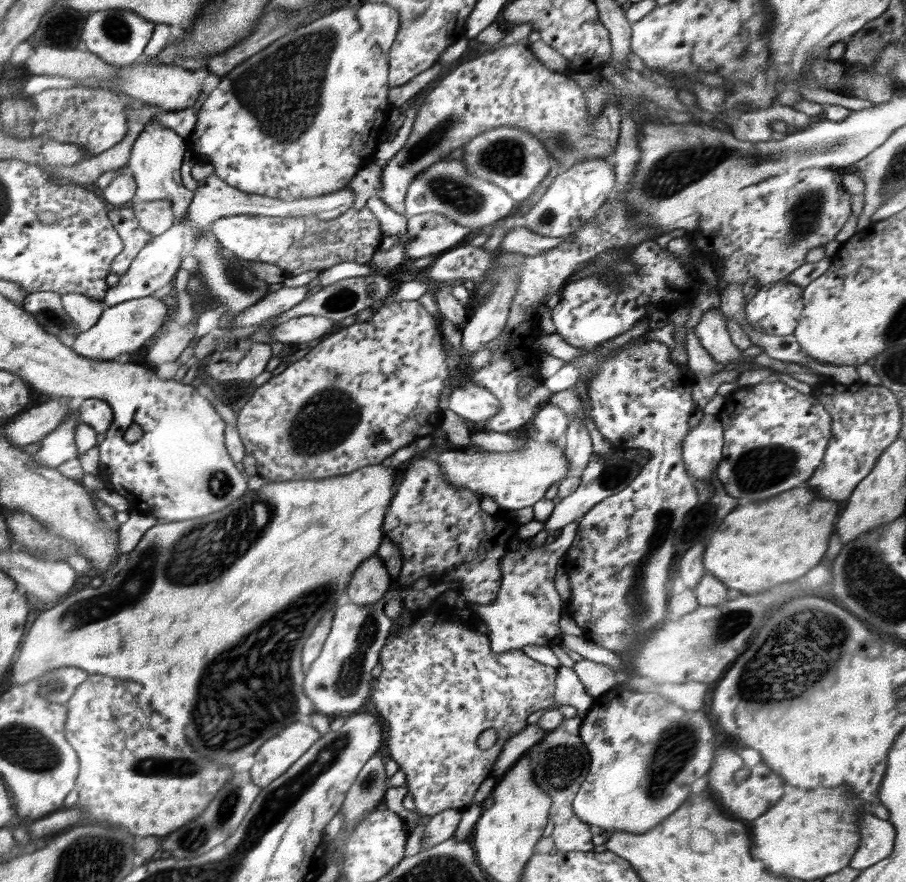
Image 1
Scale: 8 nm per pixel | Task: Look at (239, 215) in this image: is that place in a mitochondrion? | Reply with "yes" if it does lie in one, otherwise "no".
no

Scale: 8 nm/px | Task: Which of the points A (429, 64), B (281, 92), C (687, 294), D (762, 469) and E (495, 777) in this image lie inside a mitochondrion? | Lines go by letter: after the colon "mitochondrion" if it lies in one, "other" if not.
A: other
B: mitochondrion
C: other
D: mitochondrion
E: other

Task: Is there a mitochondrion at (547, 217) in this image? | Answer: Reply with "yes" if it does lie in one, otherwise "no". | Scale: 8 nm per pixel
yes

